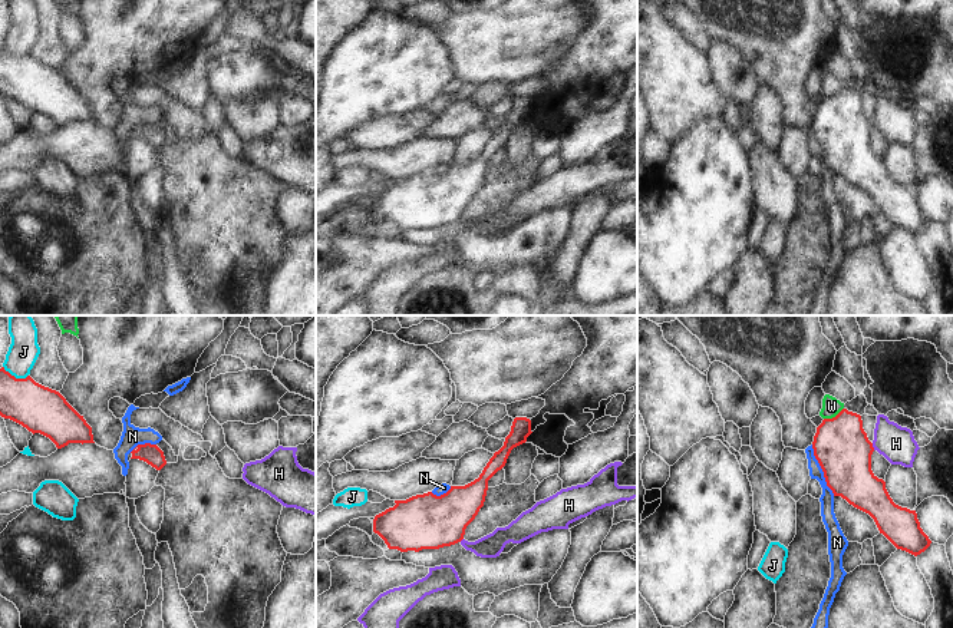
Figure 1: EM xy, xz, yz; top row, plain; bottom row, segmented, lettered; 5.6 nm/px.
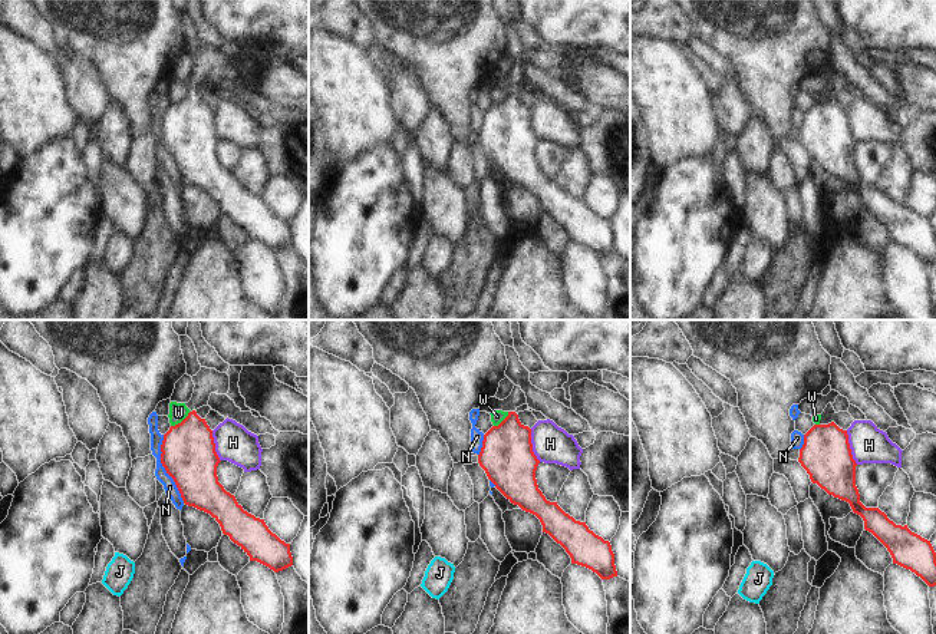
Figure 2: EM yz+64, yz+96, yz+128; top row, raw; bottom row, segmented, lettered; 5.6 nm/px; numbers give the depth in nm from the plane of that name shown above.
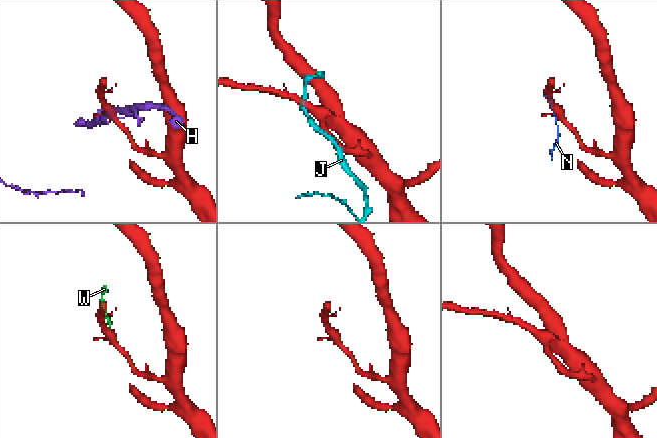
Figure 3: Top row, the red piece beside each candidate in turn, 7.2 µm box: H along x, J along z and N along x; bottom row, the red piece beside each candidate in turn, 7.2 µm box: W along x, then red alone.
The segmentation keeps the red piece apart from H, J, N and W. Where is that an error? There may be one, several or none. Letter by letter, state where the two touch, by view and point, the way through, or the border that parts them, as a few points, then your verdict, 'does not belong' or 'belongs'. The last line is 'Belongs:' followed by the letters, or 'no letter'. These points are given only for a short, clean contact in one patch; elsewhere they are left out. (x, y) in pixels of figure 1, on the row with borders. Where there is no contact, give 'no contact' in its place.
H: contact yz (871, 446); border yz (871, 443), (874, 449); does not belong
J: contact xy (13, 376); does not belong
N: contact yz (823, 470); border yz (811, 445), (825, 485), (834, 495); does not belong
W: contact yz (833, 417); border yz (843, 407), (834, 416), (824, 419); does not belong
Belongs: no letter

